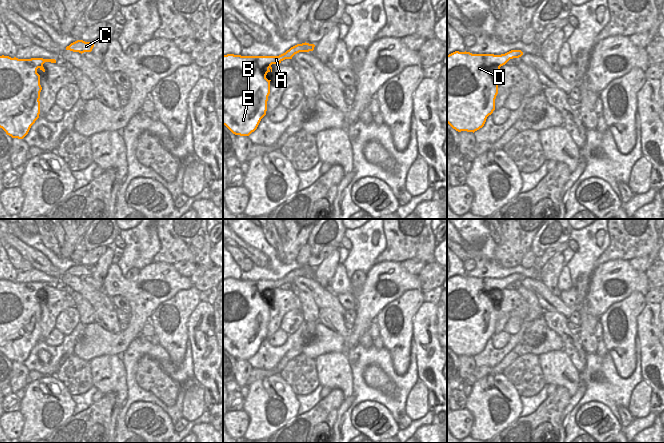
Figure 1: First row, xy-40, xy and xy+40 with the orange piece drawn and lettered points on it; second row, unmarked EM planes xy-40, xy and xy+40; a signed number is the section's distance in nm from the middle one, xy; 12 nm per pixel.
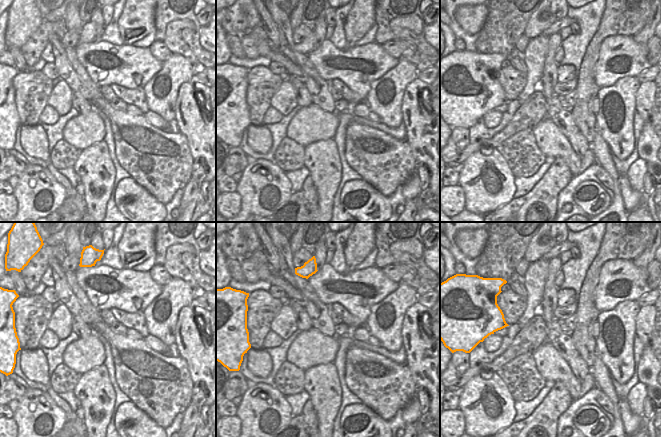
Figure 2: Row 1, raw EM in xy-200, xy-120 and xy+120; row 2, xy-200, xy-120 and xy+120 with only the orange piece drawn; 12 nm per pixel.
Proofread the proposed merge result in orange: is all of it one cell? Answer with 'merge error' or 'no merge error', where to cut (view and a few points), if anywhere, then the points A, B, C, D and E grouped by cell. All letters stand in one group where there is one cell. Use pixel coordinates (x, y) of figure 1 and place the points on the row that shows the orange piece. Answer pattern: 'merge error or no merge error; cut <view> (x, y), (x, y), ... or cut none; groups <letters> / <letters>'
no merge error; cut none; groups A B C D E

